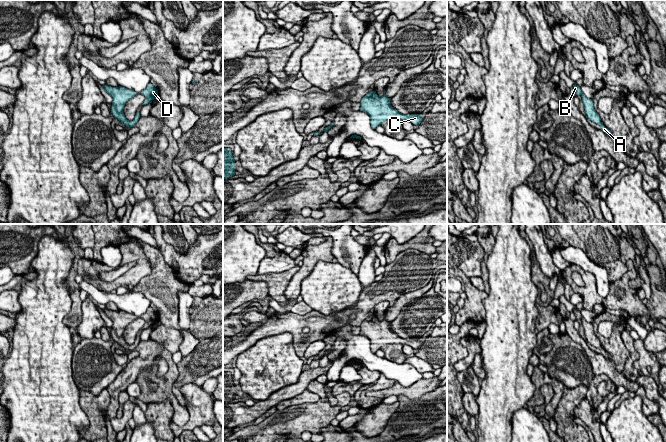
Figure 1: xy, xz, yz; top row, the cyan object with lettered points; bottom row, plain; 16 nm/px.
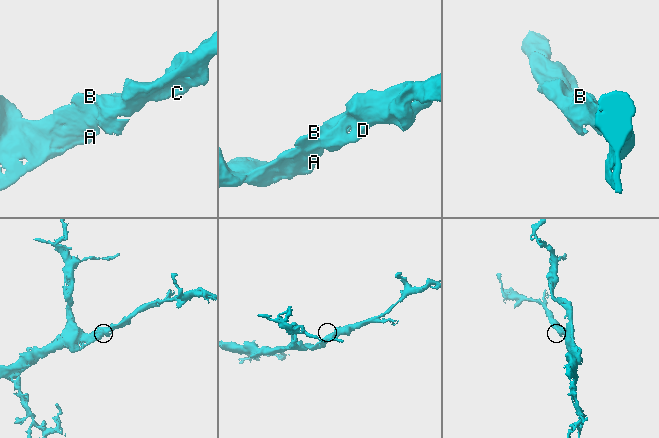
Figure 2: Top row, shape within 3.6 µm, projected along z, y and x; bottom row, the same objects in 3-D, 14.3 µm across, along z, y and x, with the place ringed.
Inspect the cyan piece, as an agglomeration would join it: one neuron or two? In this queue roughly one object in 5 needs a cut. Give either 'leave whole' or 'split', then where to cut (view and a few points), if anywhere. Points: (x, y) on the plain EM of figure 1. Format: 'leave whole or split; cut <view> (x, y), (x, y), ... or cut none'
leave whole; cut none

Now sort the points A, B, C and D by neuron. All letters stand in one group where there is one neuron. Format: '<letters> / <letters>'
A B C D

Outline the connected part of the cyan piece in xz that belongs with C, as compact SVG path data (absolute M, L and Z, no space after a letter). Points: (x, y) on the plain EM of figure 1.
M385 313L383 315L384 315L384 319L382 321L379 321L376 318L376 315L371 315L368 318L366 318L360 325L360 328L361 328L360 335L363 335L370 340L370 346L371 346L371 350L373 353L376 353L384 345L394 344L394 343L396 343L396 344L409 344L410 346L412 346L414 349L417 349L417 350L421 347L422 342L423 342L422 338L404 339L404 338L398 336L396 333L394 333L391 330L391 328L390 328L391 322L388 322L385 319L385 316L386 316Z

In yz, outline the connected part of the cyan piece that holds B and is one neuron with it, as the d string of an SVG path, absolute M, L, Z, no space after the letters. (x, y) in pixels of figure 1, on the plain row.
M576 308L573 309L572 313L575 315L576 319L580 319L582 321L582 325L583 325L584 333L585 333L585 337L586 337L586 342L588 342L592 346L600 349L601 354L605 358L610 359L611 355L603 349L603 347L601 346L599 338L594 333L593 324L590 322L587 322L584 319L584 317L582 316L581 312L579 310L577 310Z

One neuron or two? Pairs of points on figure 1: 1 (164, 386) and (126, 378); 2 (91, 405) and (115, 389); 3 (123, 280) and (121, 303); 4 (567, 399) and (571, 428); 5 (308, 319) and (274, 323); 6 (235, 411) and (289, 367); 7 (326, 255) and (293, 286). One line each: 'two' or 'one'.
1: two
2: two
3: two
4: one
5: one
6: two
7: one

